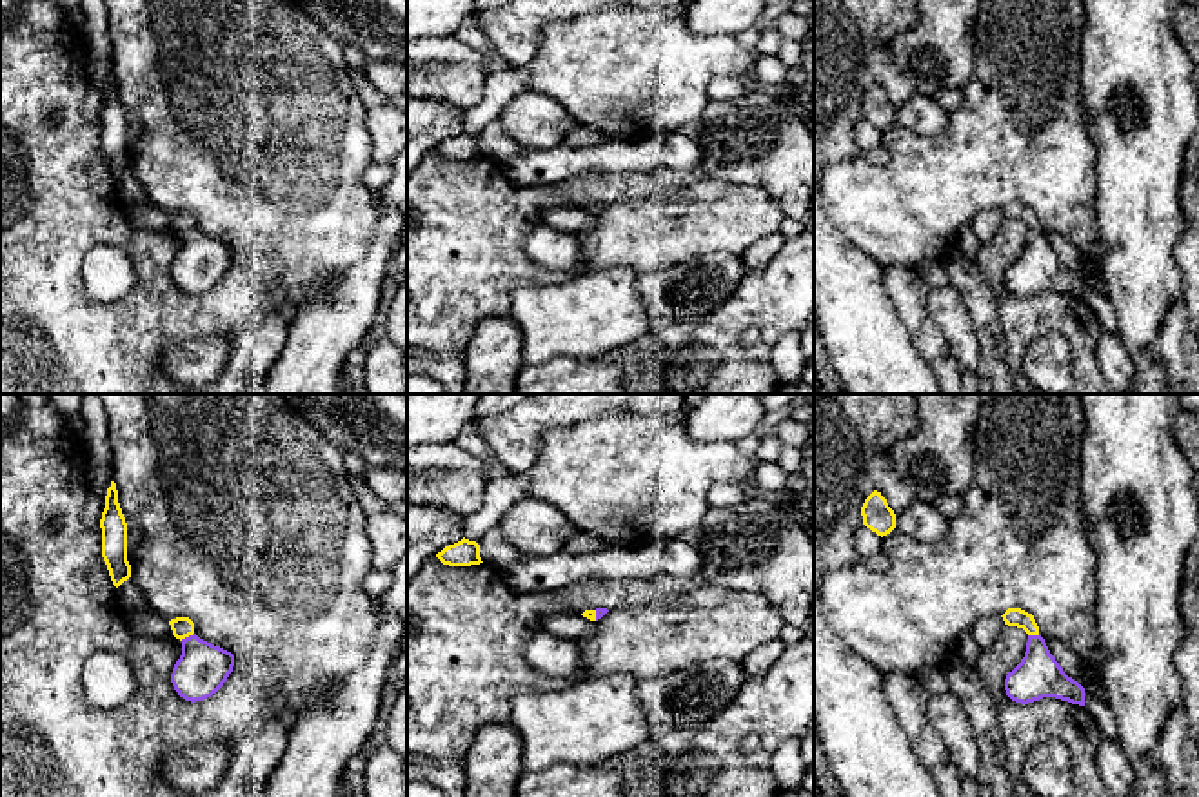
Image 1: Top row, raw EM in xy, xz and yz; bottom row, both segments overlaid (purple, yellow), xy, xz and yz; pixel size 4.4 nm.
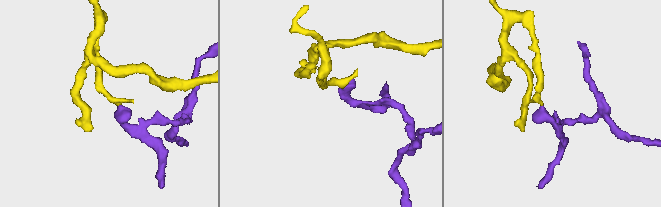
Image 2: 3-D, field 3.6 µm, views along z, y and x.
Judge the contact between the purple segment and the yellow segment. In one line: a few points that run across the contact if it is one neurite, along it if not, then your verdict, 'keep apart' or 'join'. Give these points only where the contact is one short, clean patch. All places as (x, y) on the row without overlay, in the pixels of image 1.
line xy (202, 262), (198, 249), (186, 231), (182, 220); join

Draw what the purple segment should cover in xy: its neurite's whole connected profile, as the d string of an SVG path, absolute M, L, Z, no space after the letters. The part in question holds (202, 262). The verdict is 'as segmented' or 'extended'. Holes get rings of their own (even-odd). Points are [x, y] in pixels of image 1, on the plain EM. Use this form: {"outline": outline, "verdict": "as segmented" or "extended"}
{"outline": "M189 211L169 214L173 229L182 234L182 249L176 254L171 276L180 290L196 296L216 287L234 260L234 249L194 227Z", "verdict": "extended"}

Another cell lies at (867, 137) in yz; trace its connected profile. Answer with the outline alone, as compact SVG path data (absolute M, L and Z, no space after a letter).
M863 118L854 129L854 140L865 154L883 145L883 131Z

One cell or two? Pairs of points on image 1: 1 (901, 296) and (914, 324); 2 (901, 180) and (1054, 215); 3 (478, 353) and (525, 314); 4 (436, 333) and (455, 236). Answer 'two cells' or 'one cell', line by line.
1: one cell
2: one cell
3: two cells
4: one cell

